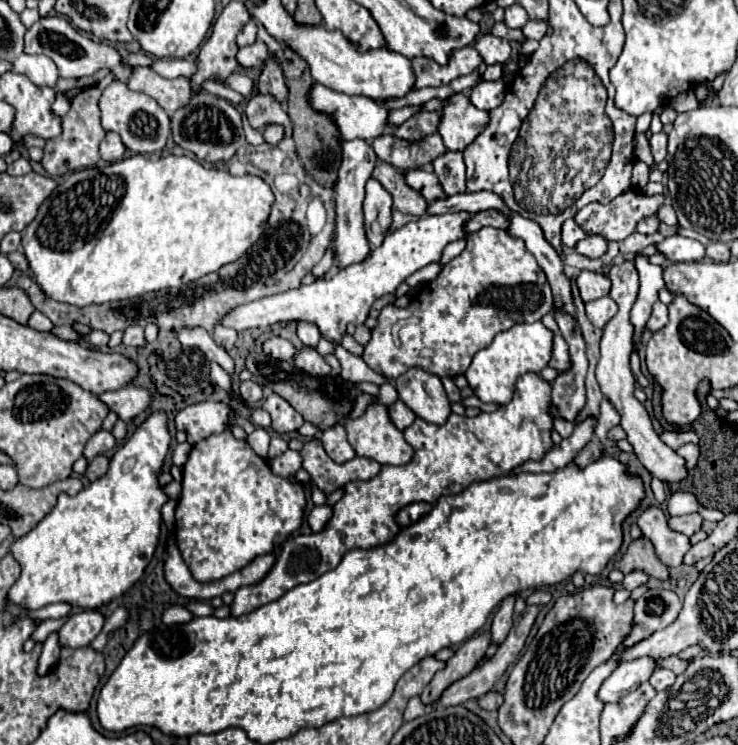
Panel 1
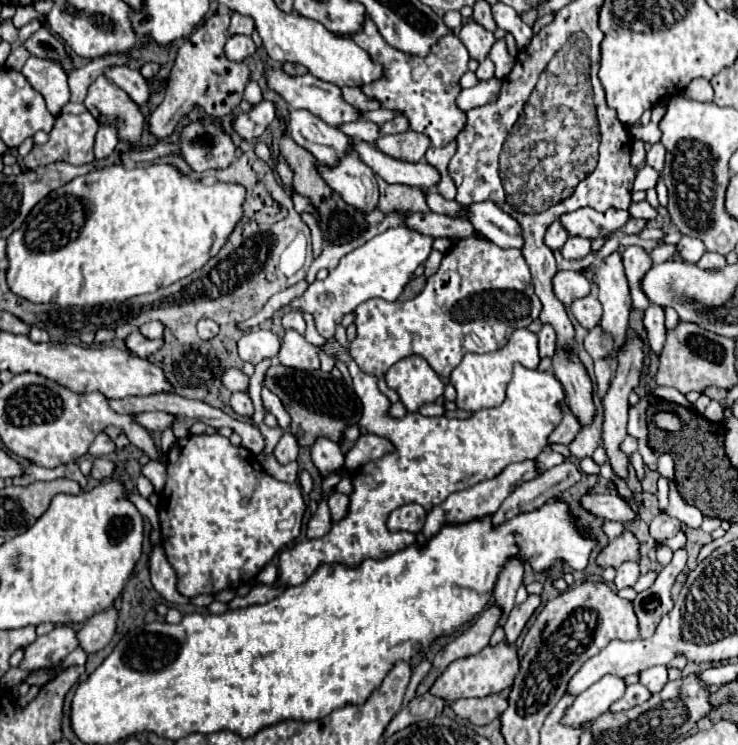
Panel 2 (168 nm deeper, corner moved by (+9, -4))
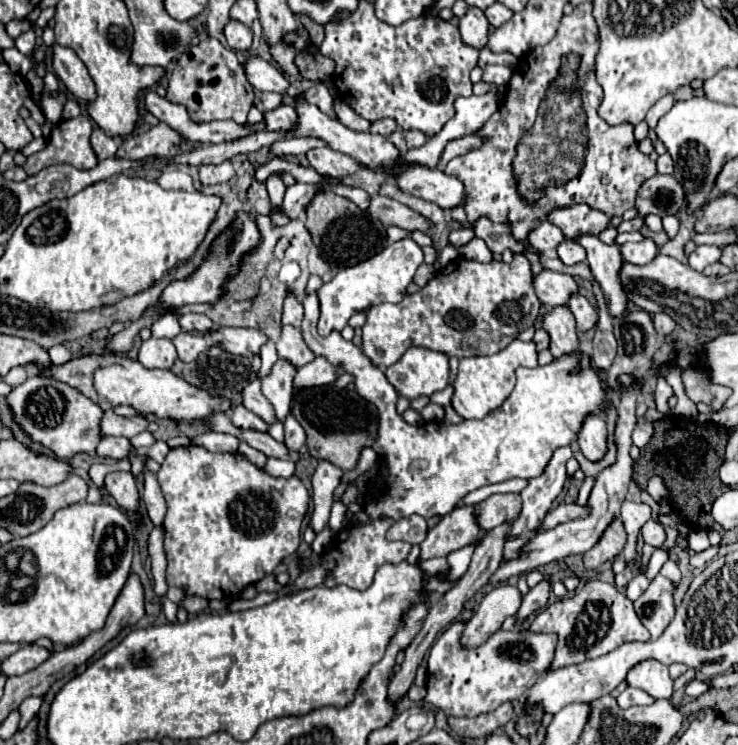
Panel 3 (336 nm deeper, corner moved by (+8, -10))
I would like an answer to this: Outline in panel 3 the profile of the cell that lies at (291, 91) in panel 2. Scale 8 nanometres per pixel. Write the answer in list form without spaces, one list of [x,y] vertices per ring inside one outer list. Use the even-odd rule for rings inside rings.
[[[258,56],[248,58],[244,70],[246,70],[246,76],[248,76],[250,84],[252,84],[256,90],[284,94],[284,92],[290,88],[288,78],[286,78],[276,66],[272,66],[270,62],[266,62],[266,60],[258,58]]]

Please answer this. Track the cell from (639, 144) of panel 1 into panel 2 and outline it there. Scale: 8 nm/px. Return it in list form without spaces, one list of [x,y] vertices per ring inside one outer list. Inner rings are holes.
[[[645,166],[645,168],[641,168],[641,172],[637,174],[633,190],[649,190],[649,188],[655,188],[659,180],[661,180],[661,172],[657,172],[655,168]]]

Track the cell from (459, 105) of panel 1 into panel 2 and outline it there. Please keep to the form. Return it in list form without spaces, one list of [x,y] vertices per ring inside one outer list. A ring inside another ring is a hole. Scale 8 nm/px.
[[[365,14],[361,32],[349,34],[343,38],[353,40],[357,46],[361,46],[371,56],[373,62],[383,66],[381,78],[373,80],[373,84],[361,86],[361,92],[367,98],[379,100],[381,108],[395,110],[395,112],[403,114],[409,120],[409,128],[415,132],[427,134],[431,138],[433,146],[445,146],[457,138],[457,134],[463,130],[467,118],[465,118],[465,112],[461,112],[457,108],[455,98],[461,92],[459,80],[467,72],[469,52],[455,34],[443,36],[437,44],[433,44],[433,48],[429,50],[429,54],[425,58],[409,56],[409,54],[389,46],[385,42],[385,38],[381,36],[381,32],[377,30],[377,26],[373,24],[373,20]],[[417,66],[427,66],[427,70],[423,72],[423,76],[419,80],[413,80],[413,70]]]

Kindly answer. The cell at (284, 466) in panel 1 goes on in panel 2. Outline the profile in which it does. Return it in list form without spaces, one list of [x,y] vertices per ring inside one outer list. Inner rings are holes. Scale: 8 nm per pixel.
[[[285,432],[281,436],[281,440],[277,442],[273,454],[281,464],[287,464],[297,458],[297,450],[299,450],[299,444],[297,444],[297,438],[293,436],[293,432]]]

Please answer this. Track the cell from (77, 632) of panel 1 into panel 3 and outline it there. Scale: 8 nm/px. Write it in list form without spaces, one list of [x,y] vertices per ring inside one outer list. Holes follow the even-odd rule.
[[[28,644],[24,648],[20,648],[16,654],[12,654],[4,664],[2,664],[2,672],[8,676],[14,674],[26,674],[34,668],[38,668],[42,662],[46,662],[46,658],[50,658],[52,650],[42,648],[38,644]]]

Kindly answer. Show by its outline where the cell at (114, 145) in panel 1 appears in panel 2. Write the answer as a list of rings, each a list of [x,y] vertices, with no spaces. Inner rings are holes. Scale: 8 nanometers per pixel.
[[[99,126],[95,136],[95,160],[107,158],[117,146],[117,128],[115,126]]]

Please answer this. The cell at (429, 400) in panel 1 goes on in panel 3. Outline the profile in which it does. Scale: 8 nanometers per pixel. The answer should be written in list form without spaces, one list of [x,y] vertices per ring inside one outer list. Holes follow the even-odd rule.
[[[412,346],[384,374],[396,392],[408,400],[432,396],[448,386],[448,358],[446,354]]]

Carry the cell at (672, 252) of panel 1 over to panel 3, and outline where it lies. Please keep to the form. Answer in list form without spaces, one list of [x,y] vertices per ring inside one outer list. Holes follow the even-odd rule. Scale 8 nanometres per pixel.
[[[698,246],[690,256],[688,256],[688,264],[690,268],[694,268],[696,272],[702,272],[706,266],[718,262],[720,258],[720,248],[718,246]]]

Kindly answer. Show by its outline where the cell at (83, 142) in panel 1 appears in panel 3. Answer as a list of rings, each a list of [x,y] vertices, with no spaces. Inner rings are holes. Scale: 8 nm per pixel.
[[[84,114],[70,120],[60,120],[52,126],[46,148],[28,156],[24,172],[32,176],[52,164],[72,164],[78,170],[94,168],[98,158],[90,146],[90,134],[92,120]]]

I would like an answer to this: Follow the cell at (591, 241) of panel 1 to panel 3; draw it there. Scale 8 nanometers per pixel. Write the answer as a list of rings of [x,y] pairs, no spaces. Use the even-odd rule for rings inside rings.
[[[564,240],[558,246],[558,256],[564,264],[572,266],[572,264],[578,264],[578,262],[586,260],[586,250],[576,240]]]

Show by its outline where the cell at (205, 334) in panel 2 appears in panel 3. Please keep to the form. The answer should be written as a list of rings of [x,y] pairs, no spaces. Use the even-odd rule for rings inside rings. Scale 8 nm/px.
[[[184,314],[180,318],[180,326],[184,332],[194,332],[194,334],[206,334],[214,330],[214,324],[204,314]]]

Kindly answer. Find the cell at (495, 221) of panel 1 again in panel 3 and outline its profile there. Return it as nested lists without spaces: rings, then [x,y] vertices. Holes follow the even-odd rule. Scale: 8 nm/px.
[[[372,196],[368,212],[374,218],[378,218],[384,226],[398,226],[410,234],[414,230],[426,232],[428,228],[434,226],[426,216],[422,216],[422,214],[410,210],[408,206],[392,200],[392,198],[386,198],[386,196]]]

